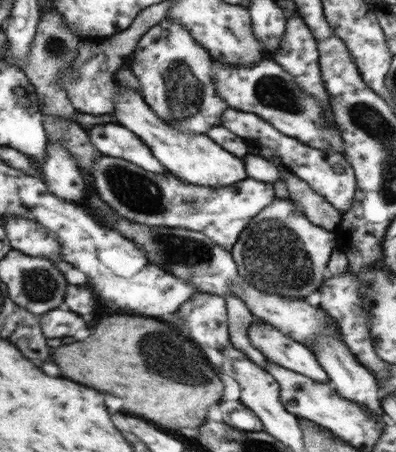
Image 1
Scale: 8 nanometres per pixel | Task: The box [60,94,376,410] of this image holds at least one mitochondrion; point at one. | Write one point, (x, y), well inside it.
(290, 270)

